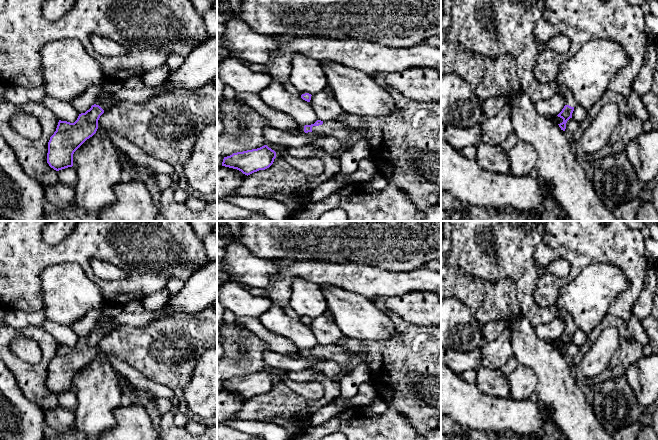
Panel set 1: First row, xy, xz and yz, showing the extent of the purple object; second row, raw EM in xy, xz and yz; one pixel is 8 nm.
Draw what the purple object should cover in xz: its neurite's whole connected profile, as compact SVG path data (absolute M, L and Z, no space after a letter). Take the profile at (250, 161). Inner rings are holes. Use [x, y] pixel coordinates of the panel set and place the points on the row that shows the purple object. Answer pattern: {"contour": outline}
{"contour": "M264 145L257 149L233 153L224 157L222 166L237 169L245 175L269 168L276 158L276 152Z"}

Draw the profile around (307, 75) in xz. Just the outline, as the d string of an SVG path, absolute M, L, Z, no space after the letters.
M296 54L291 64L290 82L298 91L317 95L329 86L320 61L303 54Z

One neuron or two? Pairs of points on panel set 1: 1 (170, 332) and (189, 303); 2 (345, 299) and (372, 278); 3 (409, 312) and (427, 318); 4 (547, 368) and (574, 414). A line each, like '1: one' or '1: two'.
1: two
2: two
3: one
4: one

